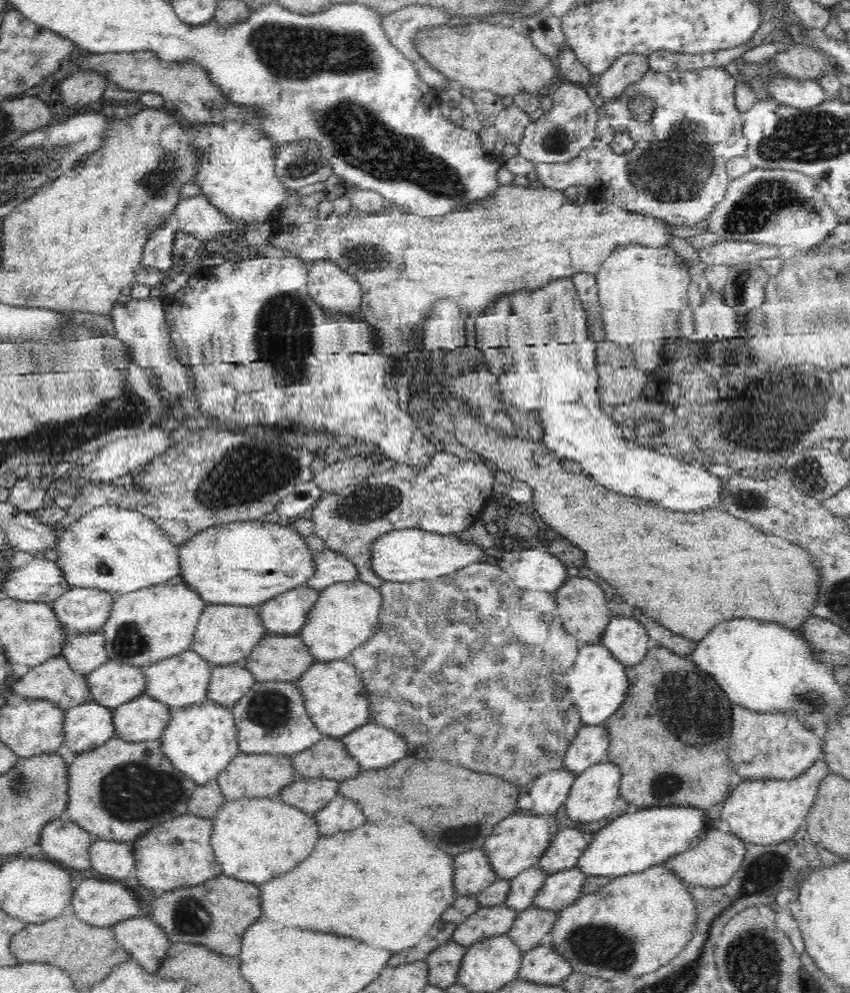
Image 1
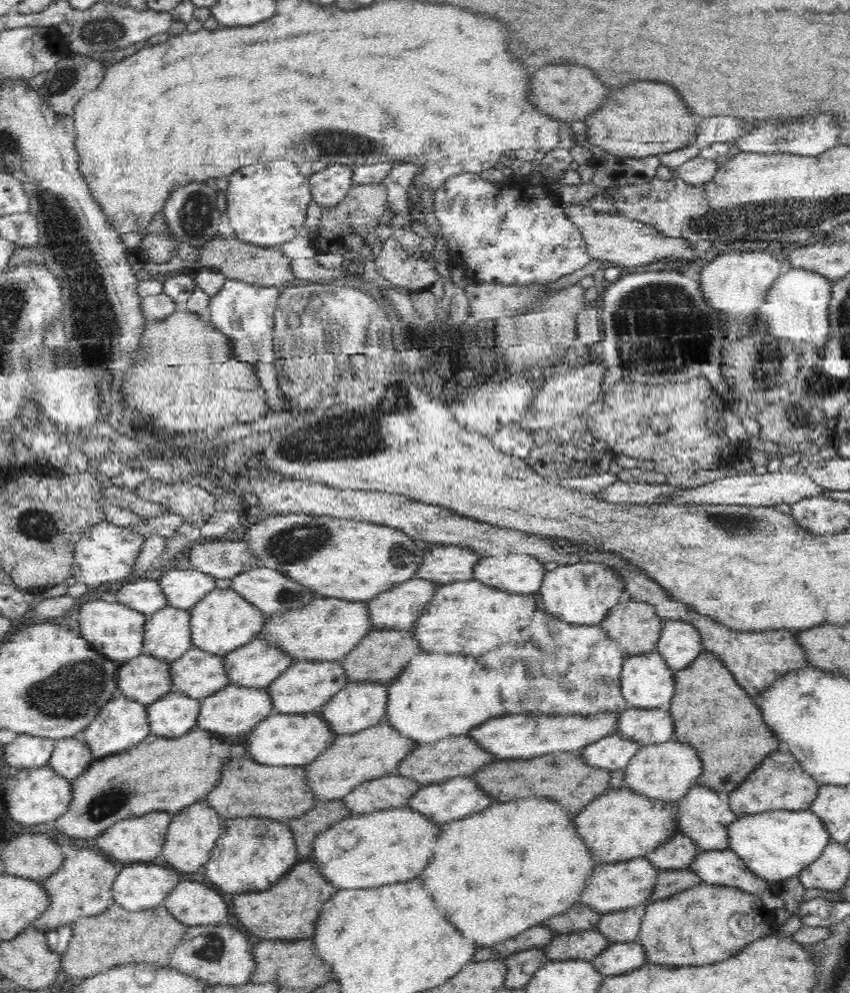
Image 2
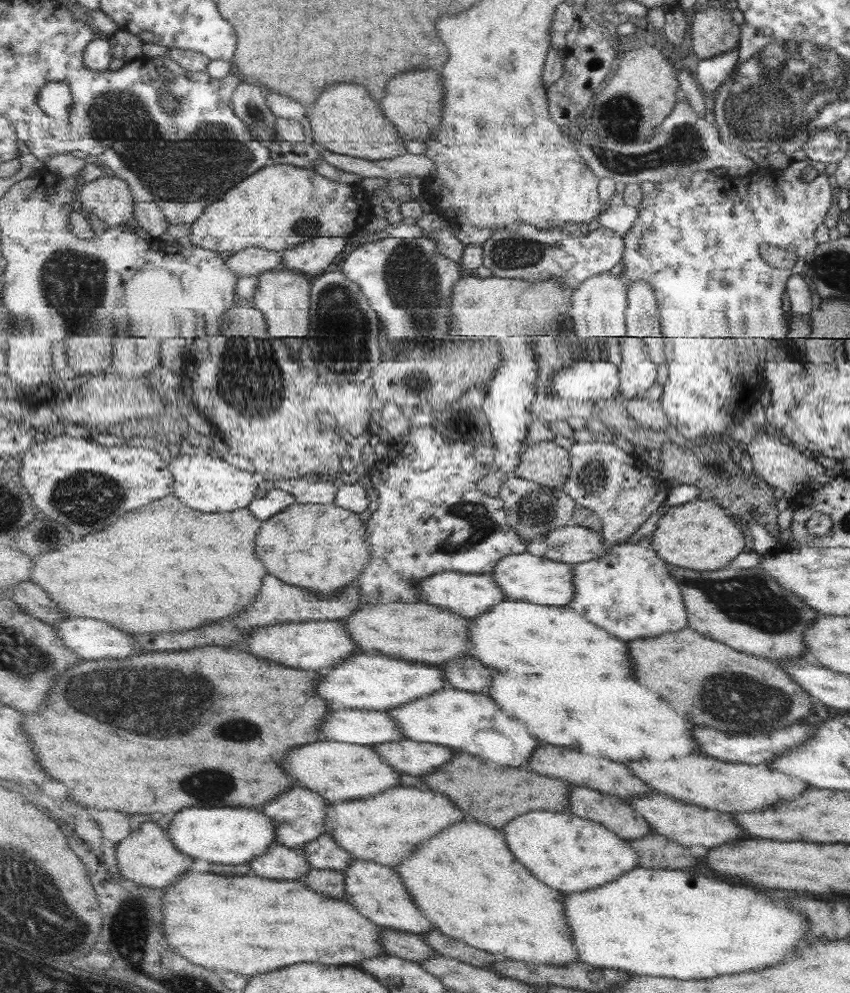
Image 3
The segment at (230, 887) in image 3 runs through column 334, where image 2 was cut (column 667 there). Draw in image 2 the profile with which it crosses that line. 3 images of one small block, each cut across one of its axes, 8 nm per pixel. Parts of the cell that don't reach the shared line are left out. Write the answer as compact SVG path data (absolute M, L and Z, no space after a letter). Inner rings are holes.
M698 883L682 892L647 905L639 925L638 942L642 945L646 962L670 966L714 964L740 952L755 940L778 934L774 911L768 909L760 895L746 892L737 885Z

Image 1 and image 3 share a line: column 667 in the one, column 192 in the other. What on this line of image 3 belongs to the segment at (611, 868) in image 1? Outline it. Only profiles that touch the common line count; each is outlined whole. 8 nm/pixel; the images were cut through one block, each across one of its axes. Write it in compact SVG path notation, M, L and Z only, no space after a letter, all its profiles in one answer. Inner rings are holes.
M184 808L176 814L169 827L176 846L192 860L208 860L214 864L251 864L256 858L268 854L272 845L279 842L279 826L260 809L252 808Z

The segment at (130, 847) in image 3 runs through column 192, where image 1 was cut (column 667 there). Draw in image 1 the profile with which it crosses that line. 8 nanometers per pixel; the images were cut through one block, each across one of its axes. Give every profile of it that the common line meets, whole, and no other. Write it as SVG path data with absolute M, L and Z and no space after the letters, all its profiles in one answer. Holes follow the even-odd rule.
M710 829L698 840L698 844L694 844L692 848L686 849L684 852L678 852L678 854L670 856L663 863L663 866L666 866L672 874L676 875L682 886L686 888L693 886L722 886L738 870L738 866L742 862L742 856L744 856L744 850L746 850L746 845L732 833Z

